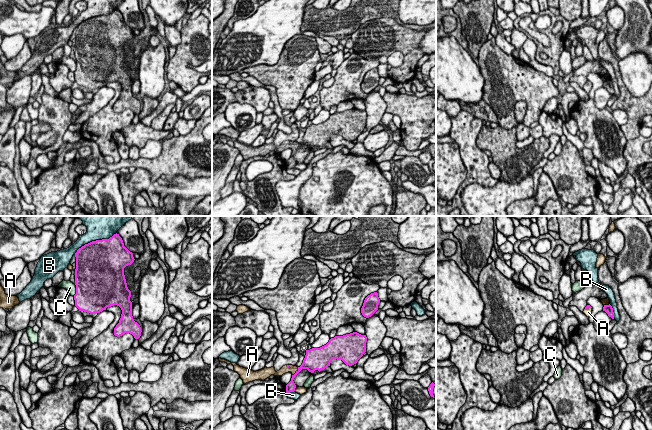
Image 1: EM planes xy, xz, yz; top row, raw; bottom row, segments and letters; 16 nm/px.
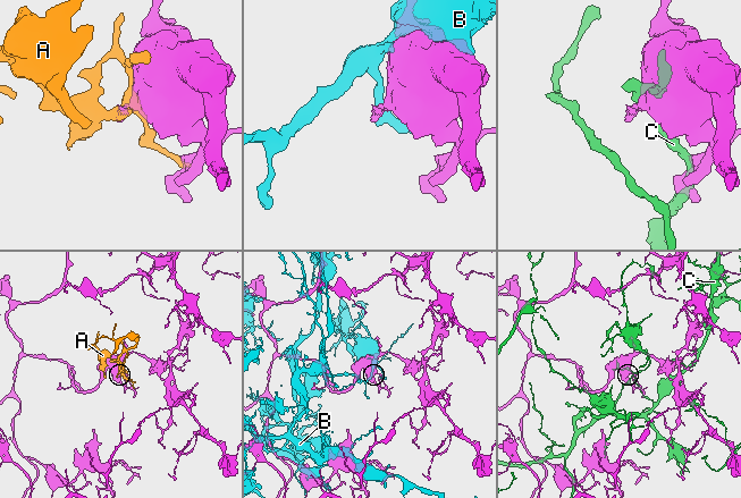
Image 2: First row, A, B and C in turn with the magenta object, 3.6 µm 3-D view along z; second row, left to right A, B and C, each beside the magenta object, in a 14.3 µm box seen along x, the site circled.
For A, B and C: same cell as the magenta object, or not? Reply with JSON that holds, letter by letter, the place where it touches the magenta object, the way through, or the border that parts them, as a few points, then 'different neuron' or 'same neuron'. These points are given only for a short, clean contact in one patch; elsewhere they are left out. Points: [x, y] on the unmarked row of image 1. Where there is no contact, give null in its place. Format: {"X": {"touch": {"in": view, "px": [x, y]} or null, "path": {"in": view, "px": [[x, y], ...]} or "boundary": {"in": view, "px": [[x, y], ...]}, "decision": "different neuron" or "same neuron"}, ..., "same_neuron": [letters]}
{"A": {"touch": {"in": "xz", "px": [296, 147]}, "decision": "same neuron"}, "B": {"touch": {"in": "xy", "px": [94, 17]}, "decision": "different neuron"}, "C": {"touch": {"in": "xy", "px": [76, 66]}, "decision": "different neuron"}, "same_neuron": ["A"]}

